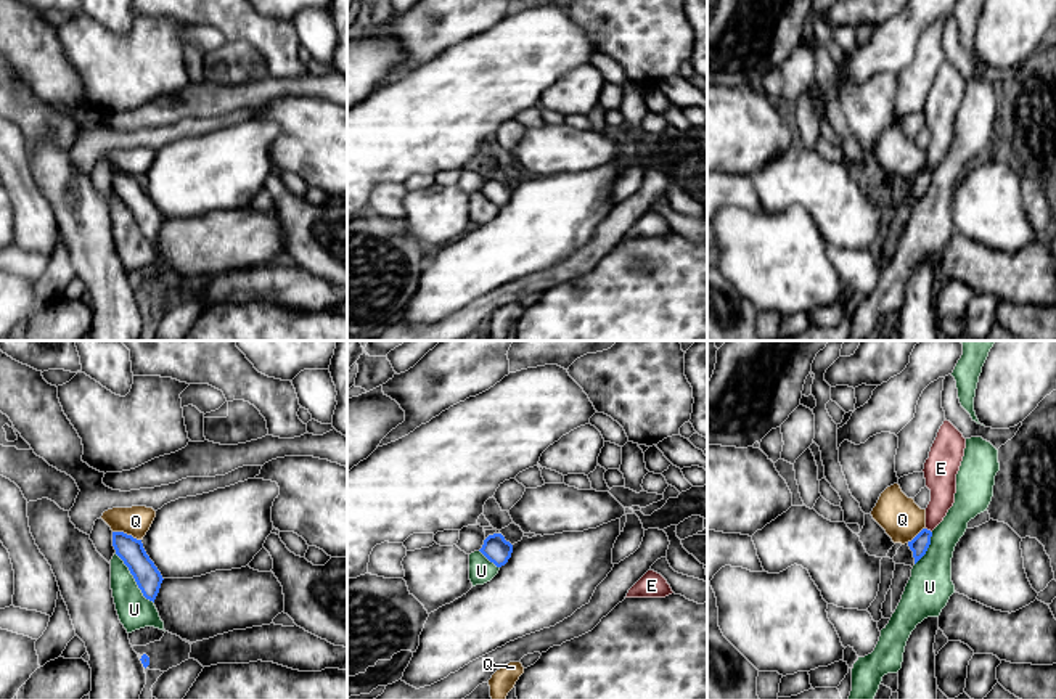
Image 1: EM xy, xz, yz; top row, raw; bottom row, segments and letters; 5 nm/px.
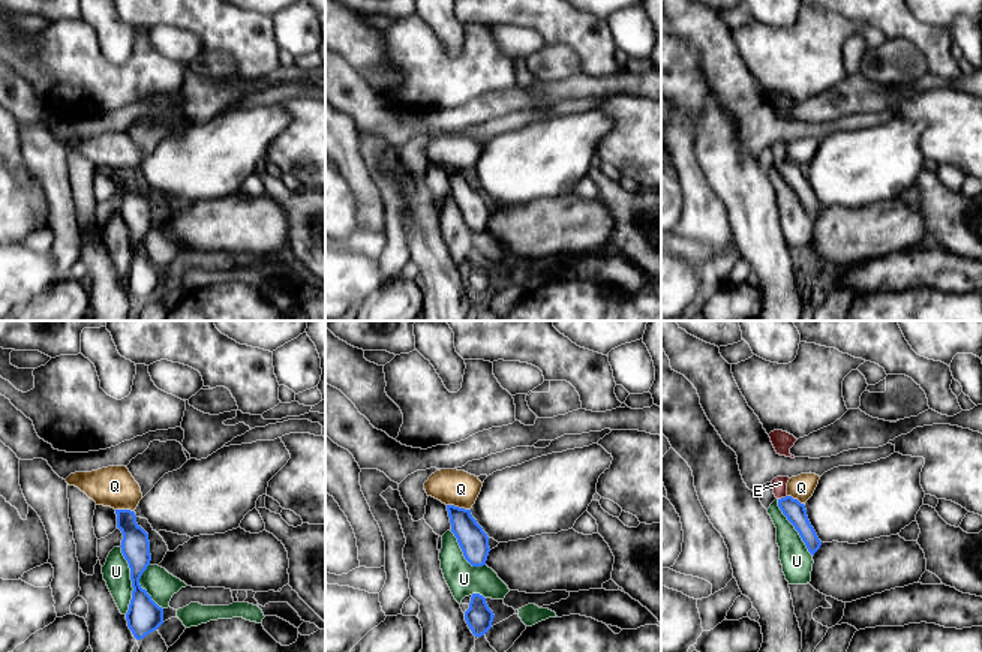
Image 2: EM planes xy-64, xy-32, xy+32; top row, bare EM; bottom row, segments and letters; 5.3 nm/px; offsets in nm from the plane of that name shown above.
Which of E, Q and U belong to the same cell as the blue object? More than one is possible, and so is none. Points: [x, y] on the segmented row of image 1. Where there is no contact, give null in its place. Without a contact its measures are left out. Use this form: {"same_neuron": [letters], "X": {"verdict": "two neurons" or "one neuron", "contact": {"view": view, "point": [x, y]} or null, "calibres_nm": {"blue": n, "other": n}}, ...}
{"same_neuron": ["E"], "E": {"verdict": "one neuron", "contact": {"view": "yz", "point": [929, 531]}, "calibres_nm": {"blue": 90, "other": 140}}, "Q": {"verdict": "two neurons", "contact": {"view": "xy", "point": [126, 534]}, "calibres_nm": {"blue": 130, "other": 150}}, "U": {"verdict": "two neurons", "contact": {"view": "xy", "point": [134, 577]}, "calibres_nm": {"blue": 130, "other": 170}}}

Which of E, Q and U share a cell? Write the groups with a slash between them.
E / Q / U

